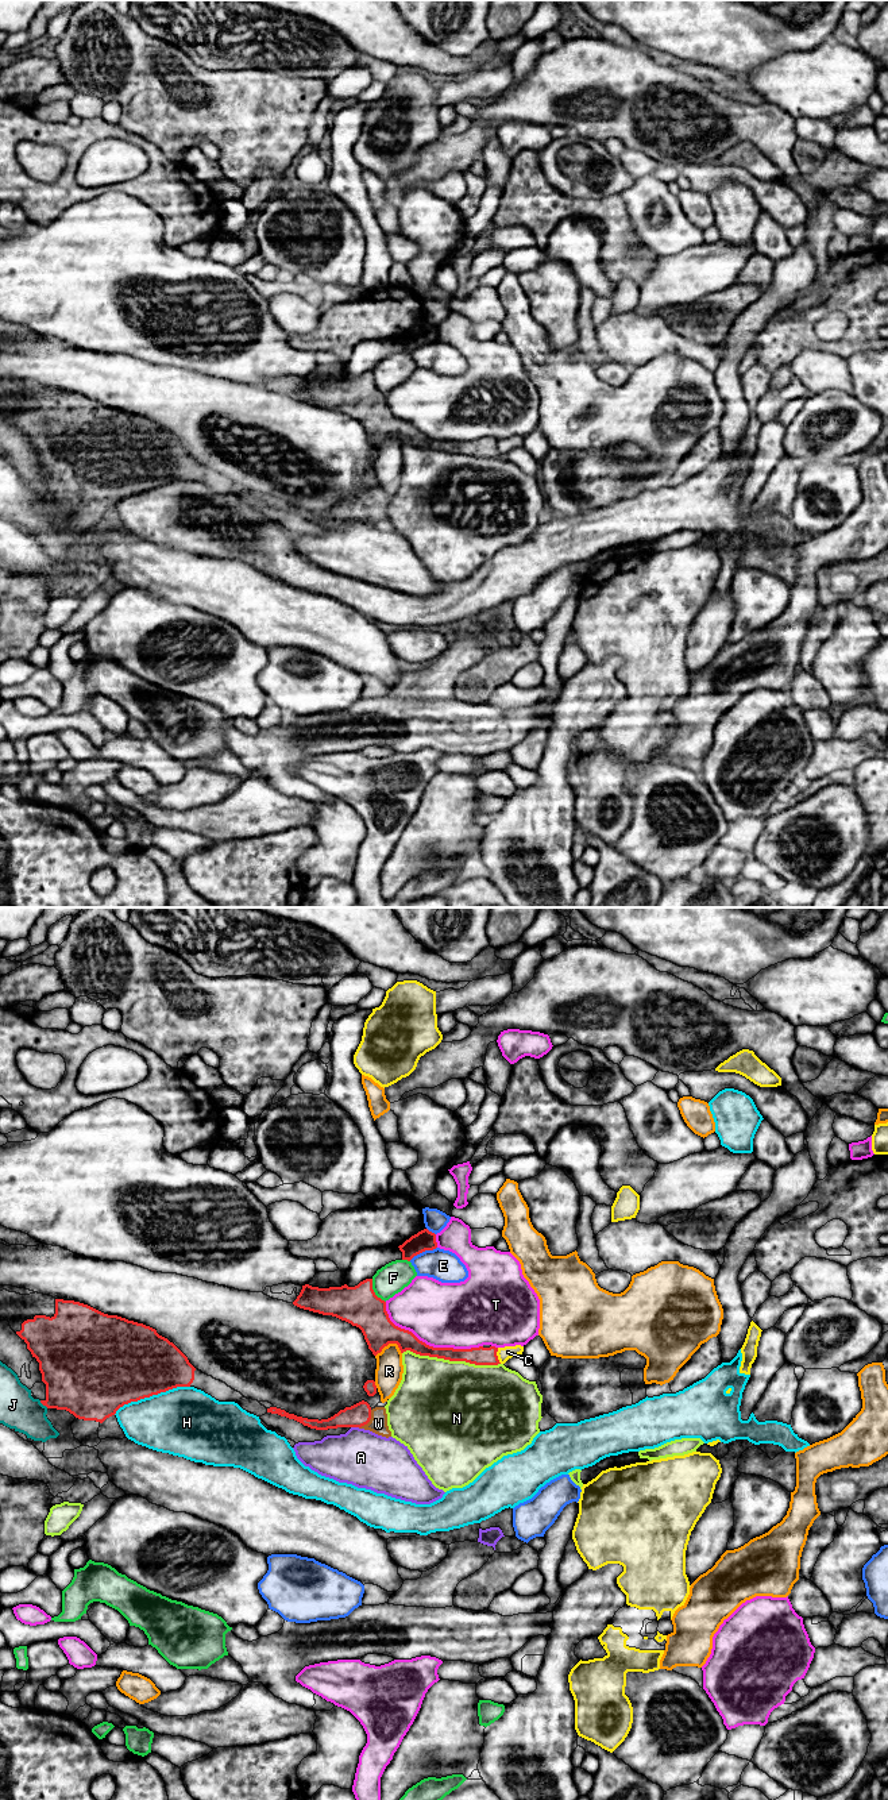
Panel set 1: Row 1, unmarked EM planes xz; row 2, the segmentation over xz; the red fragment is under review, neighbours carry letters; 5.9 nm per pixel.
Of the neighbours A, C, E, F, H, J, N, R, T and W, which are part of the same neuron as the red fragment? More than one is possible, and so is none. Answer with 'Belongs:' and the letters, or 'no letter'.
Belongs: W

